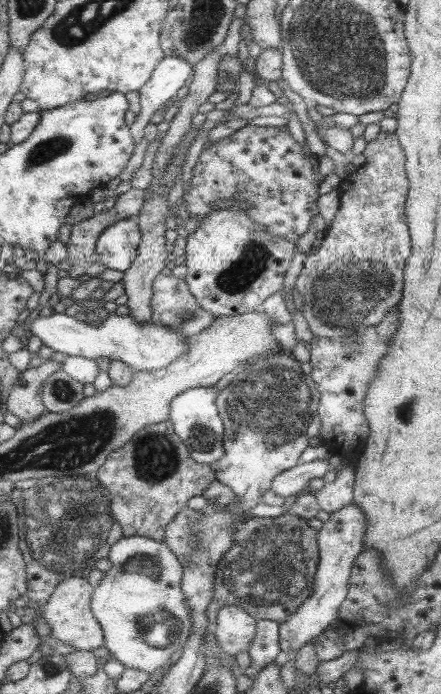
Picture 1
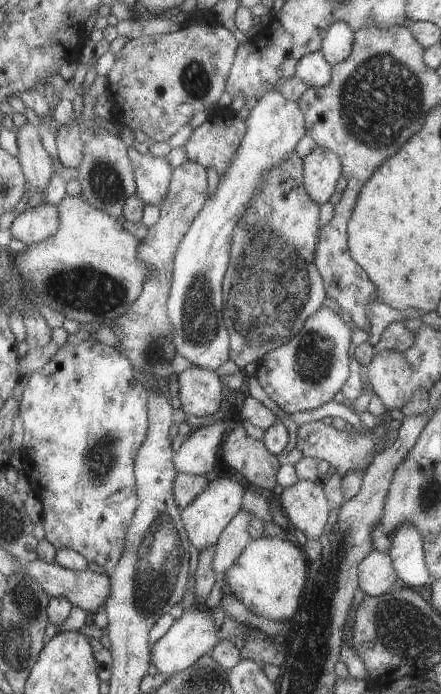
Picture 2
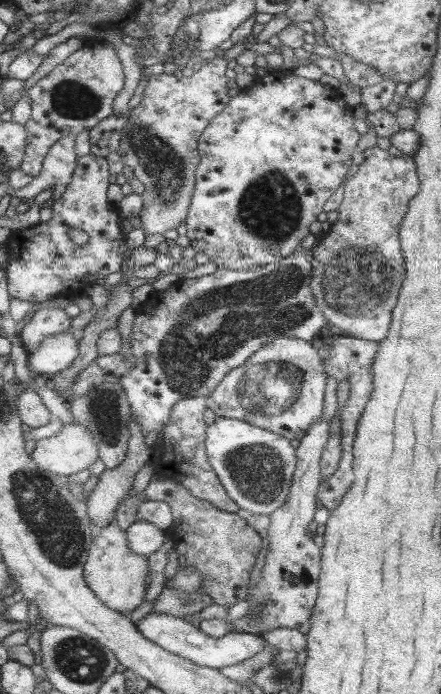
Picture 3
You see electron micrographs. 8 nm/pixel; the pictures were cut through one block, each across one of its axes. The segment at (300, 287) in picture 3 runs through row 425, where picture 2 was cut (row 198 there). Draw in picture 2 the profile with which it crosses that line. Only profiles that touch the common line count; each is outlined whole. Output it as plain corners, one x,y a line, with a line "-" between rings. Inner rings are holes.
133,147
127,148
127,151
135,171
137,198
145,204
158,207
168,192
172,176
172,168
167,158
157,158
149,151
141,154

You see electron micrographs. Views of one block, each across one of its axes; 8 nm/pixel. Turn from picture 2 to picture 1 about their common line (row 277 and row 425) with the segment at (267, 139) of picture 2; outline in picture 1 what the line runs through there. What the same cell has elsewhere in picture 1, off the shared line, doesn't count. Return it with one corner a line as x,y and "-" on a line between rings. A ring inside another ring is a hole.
197,387
184,390
172,398
169,405
168,420
172,422
173,430
188,447
191,457
203,465
219,460
224,453
224,425
216,409
216,396
213,387

